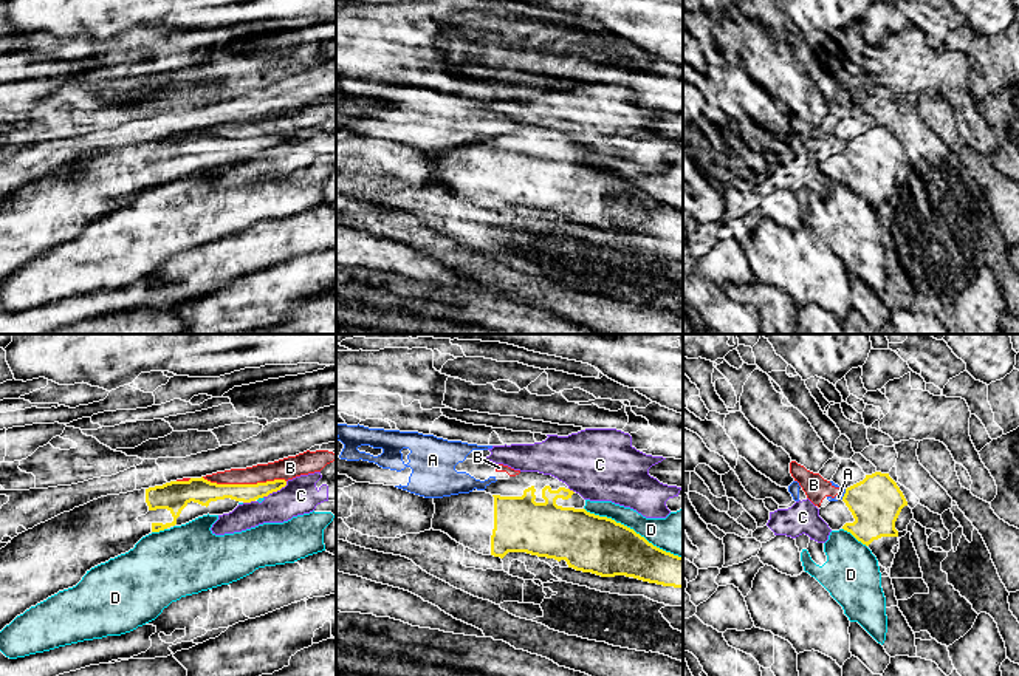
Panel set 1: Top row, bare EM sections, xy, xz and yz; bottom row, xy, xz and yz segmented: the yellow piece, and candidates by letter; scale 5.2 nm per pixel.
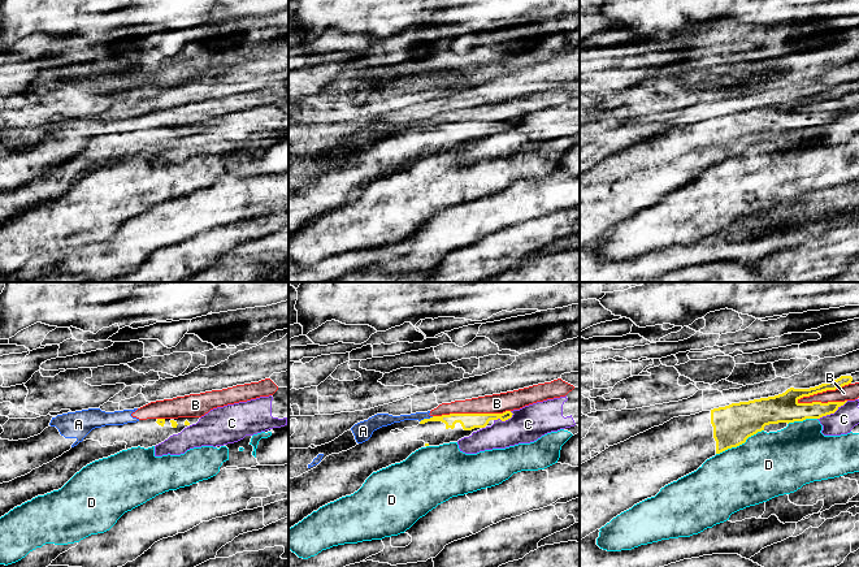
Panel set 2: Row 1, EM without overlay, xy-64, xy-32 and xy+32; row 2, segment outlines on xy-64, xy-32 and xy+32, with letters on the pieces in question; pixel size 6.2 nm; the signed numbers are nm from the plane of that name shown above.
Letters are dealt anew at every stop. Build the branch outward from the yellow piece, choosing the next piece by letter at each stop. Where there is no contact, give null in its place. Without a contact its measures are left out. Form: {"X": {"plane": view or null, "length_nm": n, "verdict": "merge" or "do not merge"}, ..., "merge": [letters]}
{"A": {"plane": "yz", "length_nm": 60, "verdict": "do not merge"}, "B": {"plane": "xy", "length_nm": 440, "verdict": "do not merge"}, "C": {"plane": "xy", "length_nm": 160, "verdict": "do not merge"}, "D": {"plane": "xz", "length_nm": 550, "verdict": "do not merge"}, "merge": []}

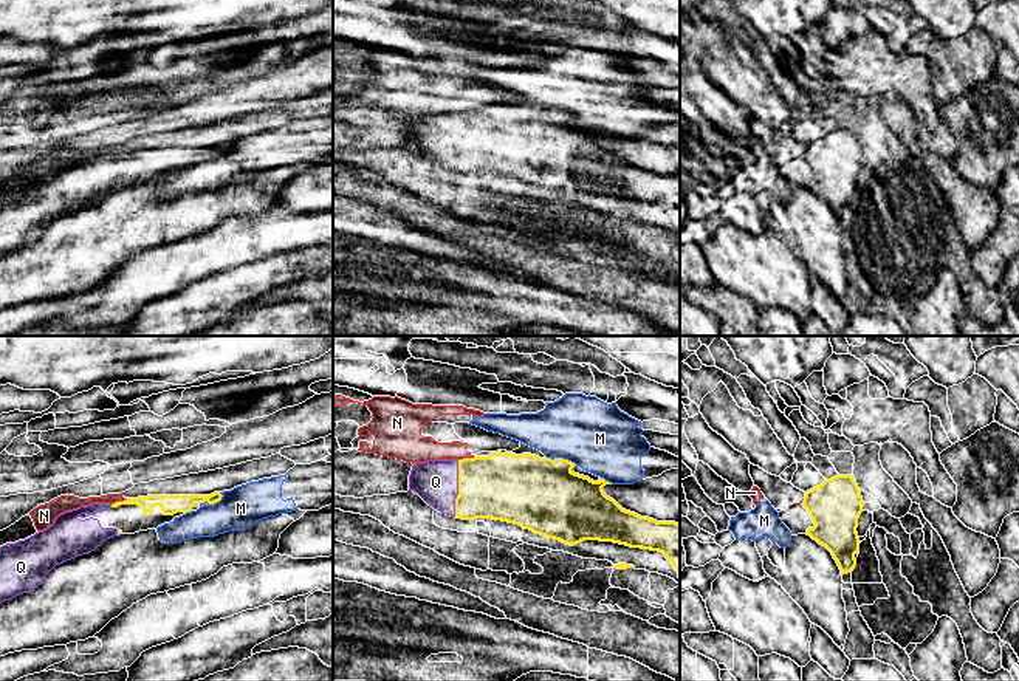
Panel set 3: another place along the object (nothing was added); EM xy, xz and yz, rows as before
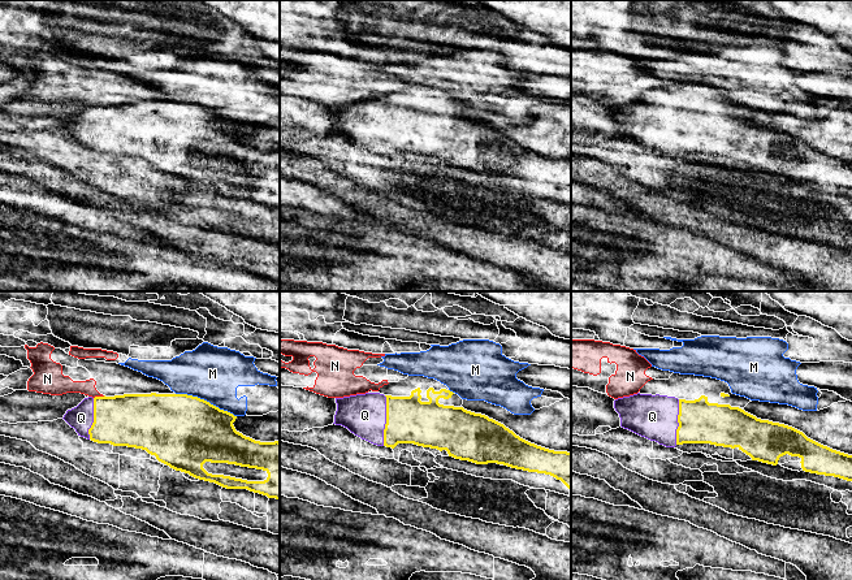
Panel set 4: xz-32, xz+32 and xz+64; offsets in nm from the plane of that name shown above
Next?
{"M": {"plane": "xz", "length_nm": 170, "verdict": "do not merge"}, "N": {"plane": "xy", "length_nm": 90, "verdict": "do not merge"}, "Q": {"plane": "xz", "length_nm": 300, "verdict": "merge"}, "merge": ["Q"]}

